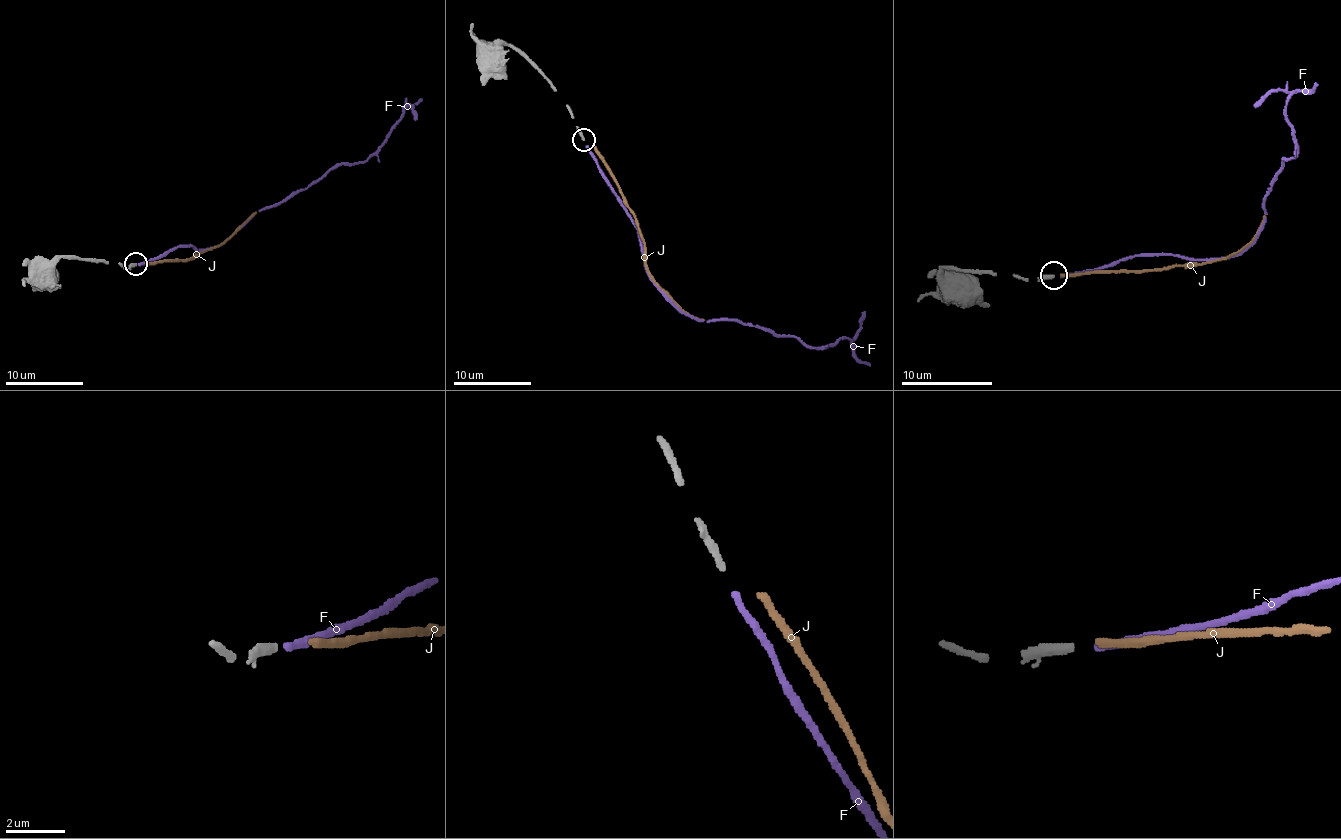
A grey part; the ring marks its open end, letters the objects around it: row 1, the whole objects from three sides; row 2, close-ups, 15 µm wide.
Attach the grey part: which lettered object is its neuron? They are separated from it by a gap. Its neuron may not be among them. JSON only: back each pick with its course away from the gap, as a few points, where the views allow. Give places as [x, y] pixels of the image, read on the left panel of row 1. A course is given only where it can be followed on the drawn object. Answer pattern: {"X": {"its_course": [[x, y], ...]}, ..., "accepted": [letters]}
{"F": {"its_course": [[137, 263], [188, 245], [219, 247], [259, 210], [341, 164], [366, 160], [406, 106], [416, 119]]}, "accepted": ["F"]}

